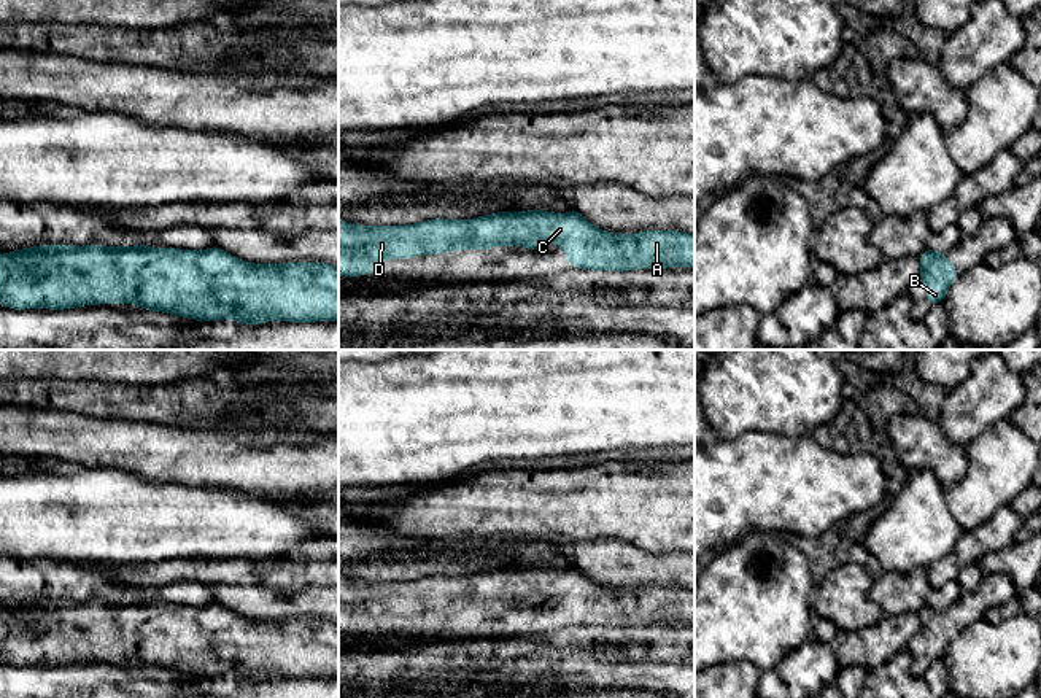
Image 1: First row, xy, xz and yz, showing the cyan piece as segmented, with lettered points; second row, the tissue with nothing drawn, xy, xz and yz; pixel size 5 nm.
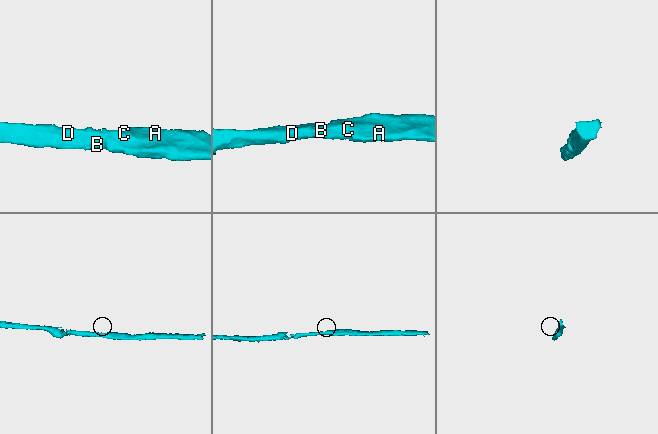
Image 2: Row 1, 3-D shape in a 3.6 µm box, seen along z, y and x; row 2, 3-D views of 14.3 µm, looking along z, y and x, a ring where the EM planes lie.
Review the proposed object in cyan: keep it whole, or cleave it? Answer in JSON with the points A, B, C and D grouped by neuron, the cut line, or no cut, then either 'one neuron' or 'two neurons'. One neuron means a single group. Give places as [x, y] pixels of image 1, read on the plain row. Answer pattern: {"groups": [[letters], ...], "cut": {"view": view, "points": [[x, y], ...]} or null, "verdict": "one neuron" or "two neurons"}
{"groups": [["A", "B", "C", "D"]], "cut": null, "verdict": "one neuron"}

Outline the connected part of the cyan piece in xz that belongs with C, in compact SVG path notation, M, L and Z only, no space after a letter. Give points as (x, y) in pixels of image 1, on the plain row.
M572 563L566 571L553 566L496 568L475 576L450 577L434 574L405 582L358 582L339 576L339 631L370 631L378 615L405 615L421 611L442 611L466 604L490 606L499 601L529 606L559 599L571 623L588 626L628 628L636 625L695 623L695 591L677 587L645 587L637 590L610 590L591 582Z

